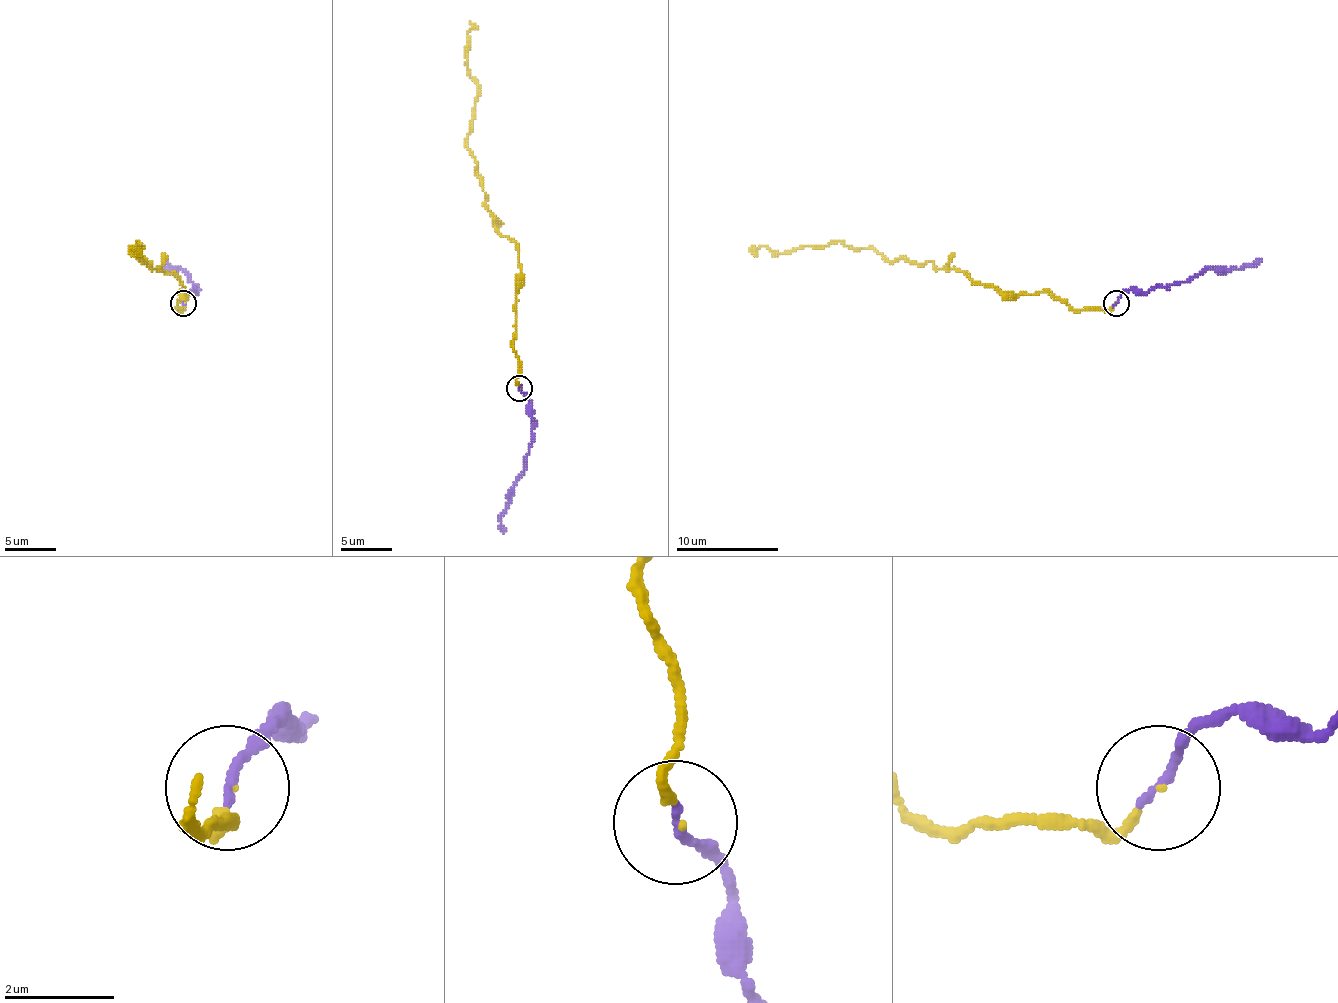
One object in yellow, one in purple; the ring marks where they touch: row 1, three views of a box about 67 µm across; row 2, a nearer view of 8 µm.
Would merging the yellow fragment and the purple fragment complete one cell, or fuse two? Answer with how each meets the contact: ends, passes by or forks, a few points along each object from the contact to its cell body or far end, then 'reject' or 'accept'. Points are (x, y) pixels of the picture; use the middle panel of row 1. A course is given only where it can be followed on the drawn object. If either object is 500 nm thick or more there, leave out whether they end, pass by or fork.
yellow ends; purple ends; course yellow (521, 387), (513, 344), (518, 246), (495, 226), (467, 144), (477, 98), (467, 54), (470, 21); course purple (518, 387), (529, 397), (534, 426), (526, 461), (516, 479), (511, 502), (501, 518), (503, 533); accept

